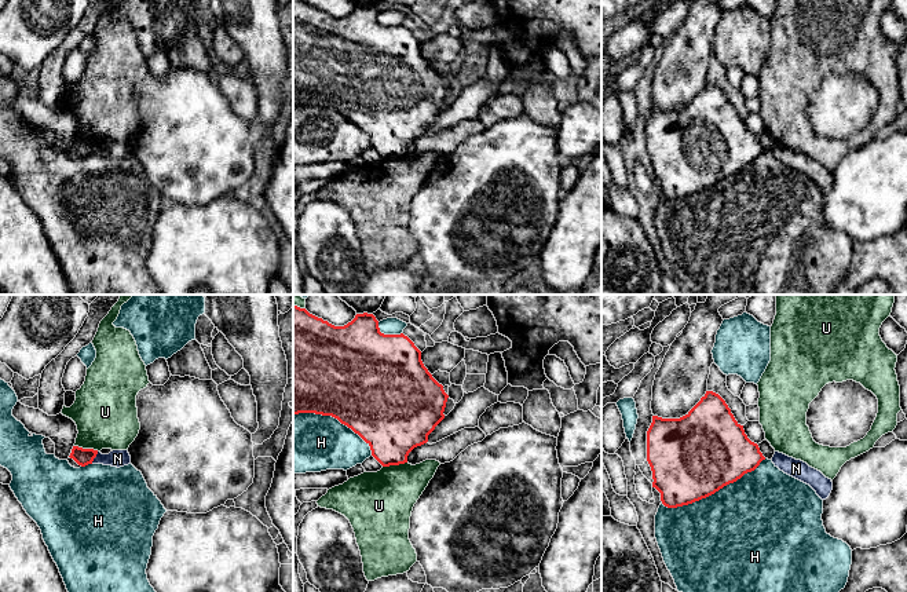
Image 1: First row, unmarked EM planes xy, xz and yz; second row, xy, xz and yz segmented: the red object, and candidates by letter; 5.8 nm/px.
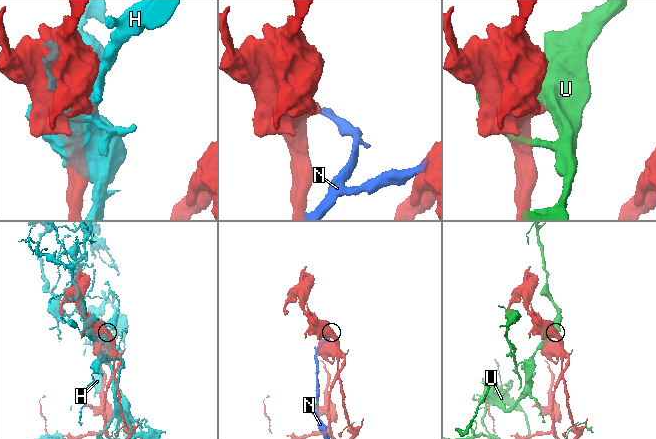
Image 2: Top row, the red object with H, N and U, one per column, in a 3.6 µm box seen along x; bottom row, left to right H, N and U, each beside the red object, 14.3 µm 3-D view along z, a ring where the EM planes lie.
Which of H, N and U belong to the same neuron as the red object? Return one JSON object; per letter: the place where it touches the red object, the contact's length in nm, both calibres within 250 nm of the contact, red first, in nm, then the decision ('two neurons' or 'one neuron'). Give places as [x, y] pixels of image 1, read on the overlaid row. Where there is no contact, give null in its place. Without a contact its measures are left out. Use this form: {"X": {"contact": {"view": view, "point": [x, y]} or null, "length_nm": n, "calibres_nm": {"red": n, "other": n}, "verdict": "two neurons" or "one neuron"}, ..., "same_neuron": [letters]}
{"H": {"contact": {"view": "yz", "point": [713, 493]}, "length_nm": 650, "calibres_nm": {"red": 480, "other": 500}, "verdict": "two neurons"}, "N": {"contact": {"view": "xy", "point": [95, 456]}, "length_nm": 80, "calibres_nm": {"red": 100, "other": 100}, "verdict": "two neurons"}, "U": {"contact": {"view": "xz", "point": [394, 464]}, "length_nm": 150, "calibres_nm": {"red": 380, "other": 380}, "verdict": "two neurons"}, "same_neuron": []}

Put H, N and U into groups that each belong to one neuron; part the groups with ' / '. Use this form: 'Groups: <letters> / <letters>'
Groups: H / N / U

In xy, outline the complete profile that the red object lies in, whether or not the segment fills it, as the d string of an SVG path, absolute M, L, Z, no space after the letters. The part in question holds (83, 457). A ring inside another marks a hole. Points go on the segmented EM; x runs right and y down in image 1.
M73 446L69 457L73 458L78 465L85 467L88 464L92 464L96 454L98 450Z

